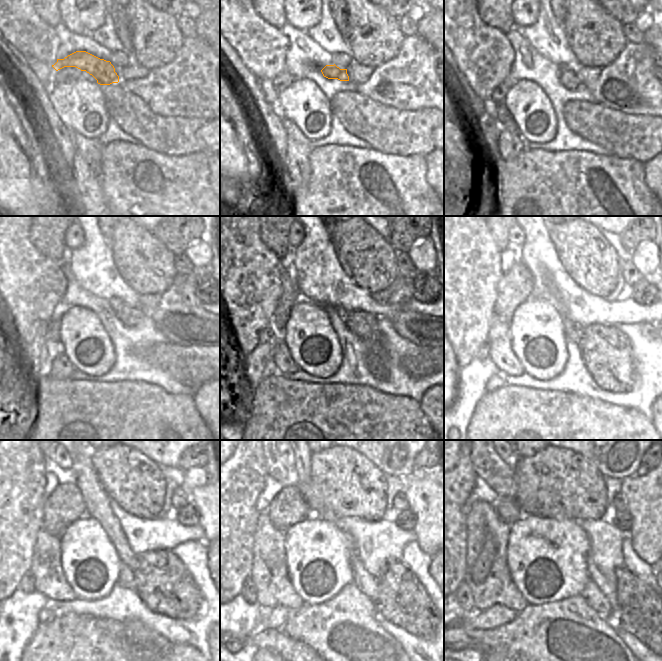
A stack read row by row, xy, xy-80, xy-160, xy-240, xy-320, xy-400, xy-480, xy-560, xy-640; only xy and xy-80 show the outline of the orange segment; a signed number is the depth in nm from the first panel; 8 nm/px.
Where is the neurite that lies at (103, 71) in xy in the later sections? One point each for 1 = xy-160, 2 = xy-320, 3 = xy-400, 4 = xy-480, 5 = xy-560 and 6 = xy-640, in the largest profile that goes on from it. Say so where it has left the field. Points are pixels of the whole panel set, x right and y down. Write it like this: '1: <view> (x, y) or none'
1: xy-160 (569, 79)
2: xy-320 (364, 325)
3: xy-400 (607, 354)
4: xy-480 (163, 583)
5: xy-560 (402, 600)
6: xy-640 (642, 612)

